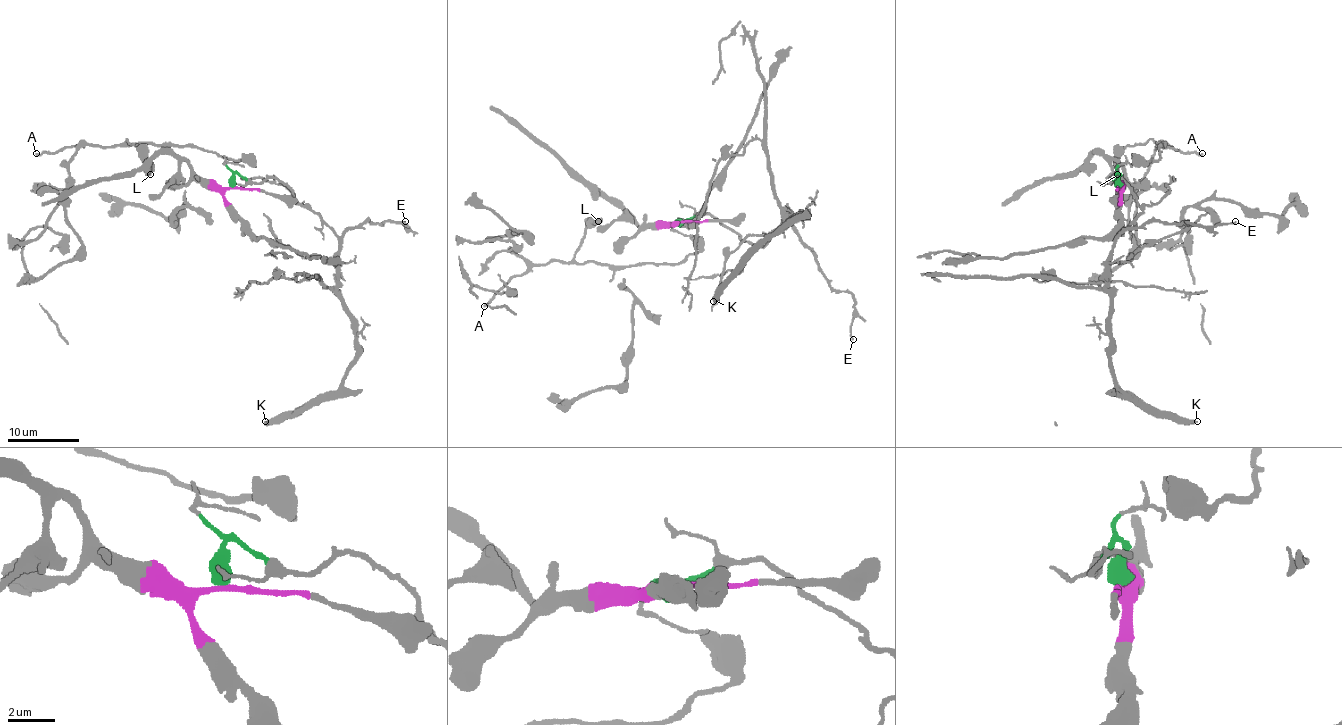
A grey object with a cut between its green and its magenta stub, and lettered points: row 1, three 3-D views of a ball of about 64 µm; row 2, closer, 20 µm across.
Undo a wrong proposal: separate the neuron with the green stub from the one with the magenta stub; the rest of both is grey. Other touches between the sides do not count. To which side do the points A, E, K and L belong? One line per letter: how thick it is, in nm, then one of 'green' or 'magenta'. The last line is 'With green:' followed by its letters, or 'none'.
A: 190 nm thick; green
E: 130 nm thick; green
K: 360 nm thick; green
L: 420 nm thick; green
With green: A, E, K, L

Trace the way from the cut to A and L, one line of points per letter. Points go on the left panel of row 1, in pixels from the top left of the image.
A: (234, 187), (234, 173), (225, 164), (251, 162), (191, 146), (83, 144), (55, 153), (35, 153)
L: (234, 187), (234, 173), (225, 164), (251, 162), (198, 148), (130, 144), (126, 139), (141, 149), (150, 174)

